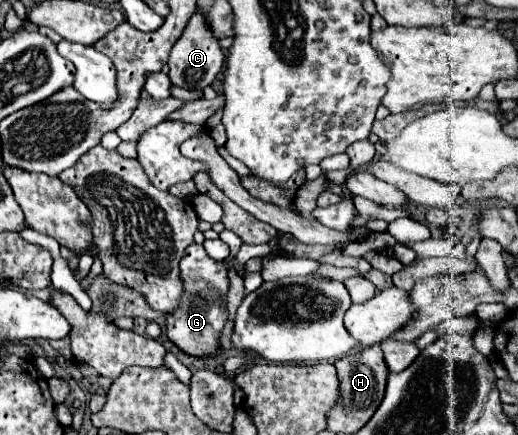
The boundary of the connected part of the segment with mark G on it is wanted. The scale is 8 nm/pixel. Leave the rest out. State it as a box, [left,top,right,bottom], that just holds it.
[165,244,229,358]

